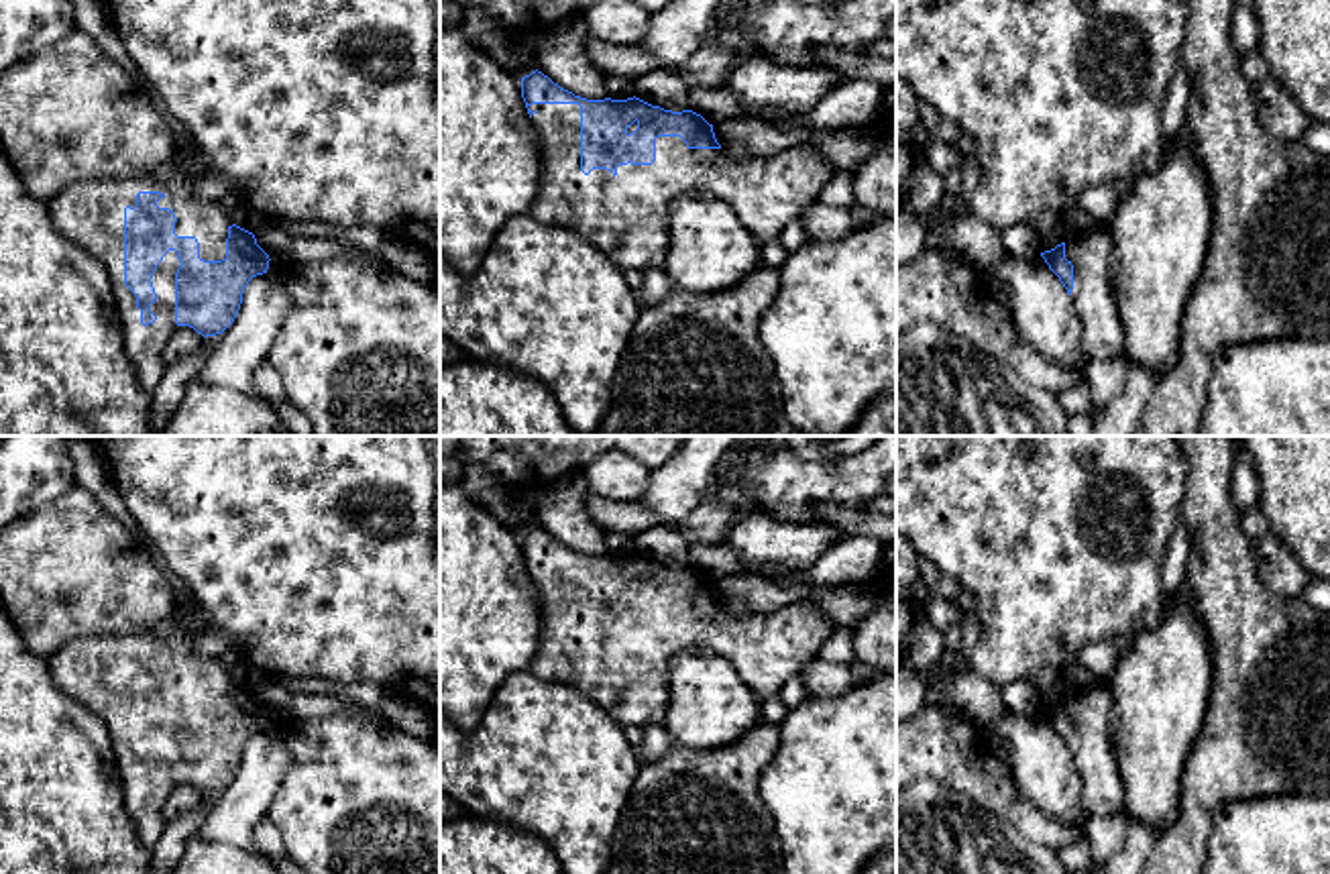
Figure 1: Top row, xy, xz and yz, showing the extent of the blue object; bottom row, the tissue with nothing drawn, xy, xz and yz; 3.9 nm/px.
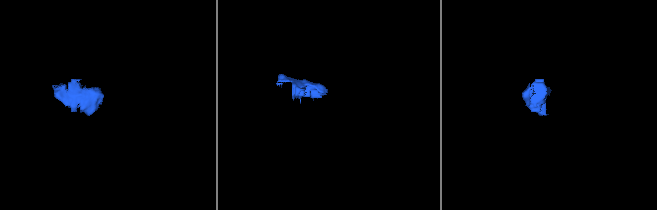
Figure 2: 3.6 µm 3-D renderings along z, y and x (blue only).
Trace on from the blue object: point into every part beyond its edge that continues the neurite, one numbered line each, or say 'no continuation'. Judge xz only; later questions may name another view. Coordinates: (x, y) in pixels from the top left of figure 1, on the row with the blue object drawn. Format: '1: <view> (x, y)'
1: xz (626, 216)

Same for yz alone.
1: yz (1090, 251)

